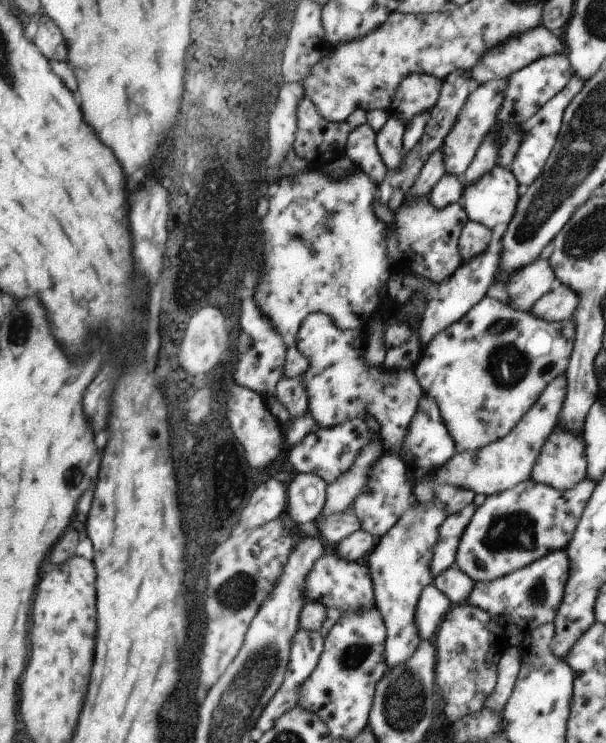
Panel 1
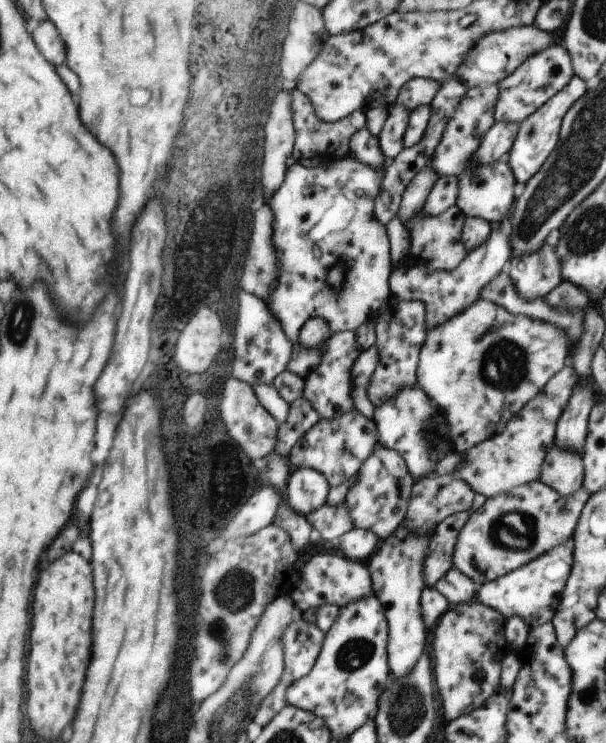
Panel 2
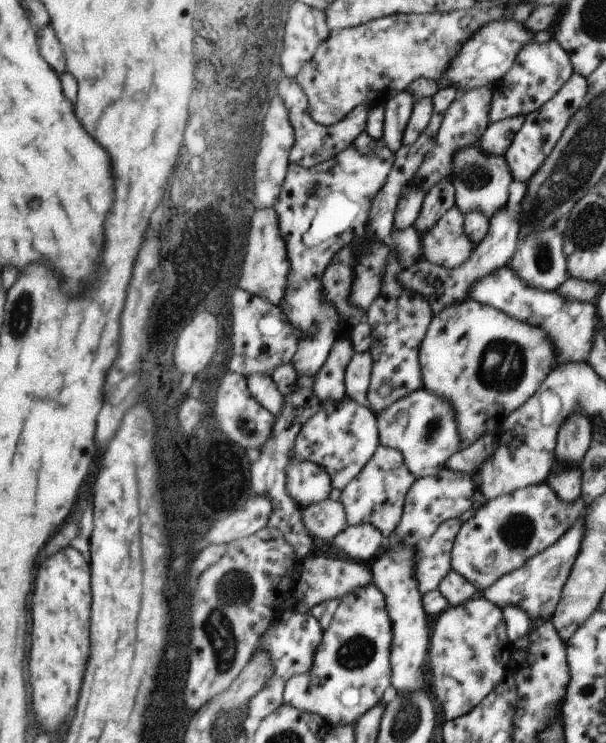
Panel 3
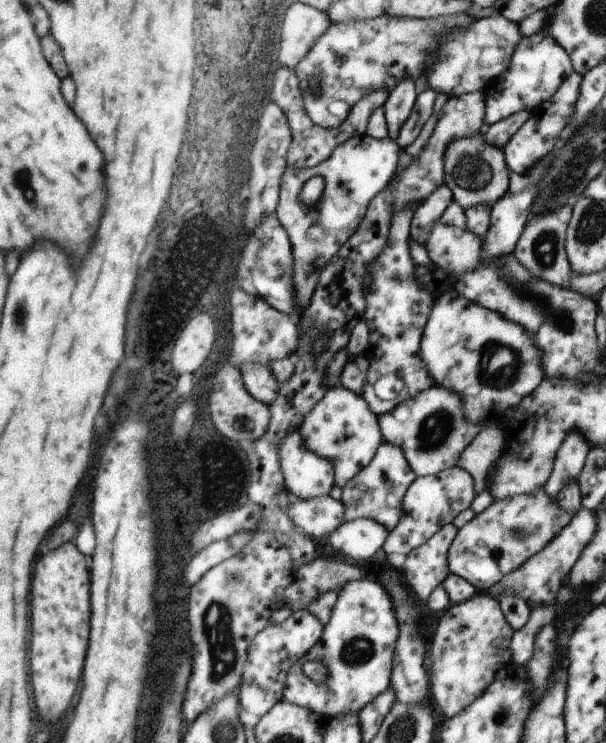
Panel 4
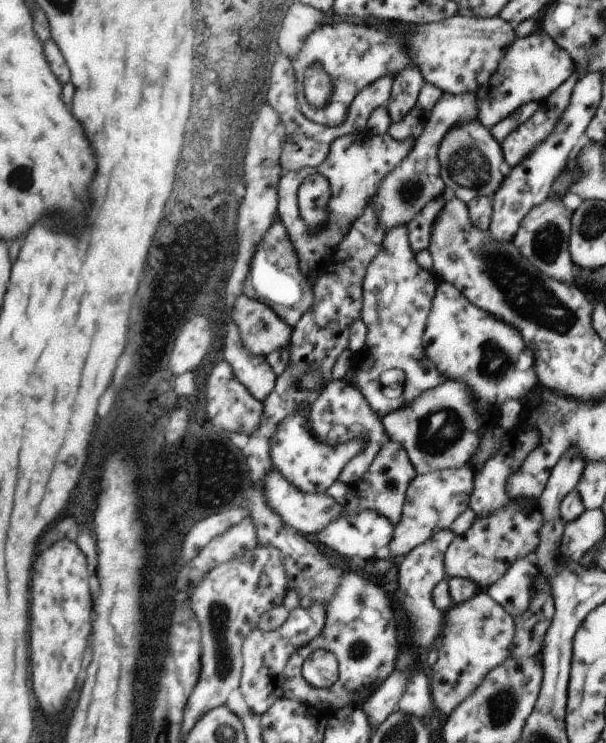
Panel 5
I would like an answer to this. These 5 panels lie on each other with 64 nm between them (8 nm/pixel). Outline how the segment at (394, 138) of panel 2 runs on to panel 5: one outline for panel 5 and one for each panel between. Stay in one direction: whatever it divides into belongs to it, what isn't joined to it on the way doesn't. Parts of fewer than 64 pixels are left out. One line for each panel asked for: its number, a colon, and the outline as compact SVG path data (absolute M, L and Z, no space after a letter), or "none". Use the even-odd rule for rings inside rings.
3: M405 90L389 96L389 100L383 104L383 108L385 108L385 124L383 126L385 128L383 128L381 142L385 142L385 146L389 146L389 150L393 150L393 152L397 152L403 146L401 138L403 138L405 126L409 124L413 106L415 106L413 94L405 92Z
4: M405 78L401 84L393 86L389 92L389 98L385 100L385 120L389 128L389 138L395 140L397 132L405 124L405 120L411 116L417 104L417 96L421 92L421 82L417 78Z
5: M407 64L395 78L393 78L393 86L391 86L391 94L389 94L389 102L387 102L387 112L391 116L391 122L397 122L401 118L405 118L413 106L417 104L419 92L425 86L425 78L423 72L413 66Z

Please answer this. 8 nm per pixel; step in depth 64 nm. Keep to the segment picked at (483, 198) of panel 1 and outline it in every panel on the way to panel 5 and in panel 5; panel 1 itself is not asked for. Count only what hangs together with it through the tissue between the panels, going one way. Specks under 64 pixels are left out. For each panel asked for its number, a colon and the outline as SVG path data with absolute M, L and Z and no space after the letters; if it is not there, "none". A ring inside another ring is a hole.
2: M469 156L467 164L465 164L465 172L461 172L457 176L457 200L455 206L465 214L465 218L483 218L487 220L491 226L499 224L501 218L507 214L509 204L515 202L513 198L513 170L509 168L509 164L505 160L493 162L493 164L477 164L479 158Z
3: M479 144L457 148L457 156L453 156L453 170L447 180L455 188L455 206L463 212L481 212L483 216L491 218L503 204L507 204L507 186L511 182L507 160L503 156L489 156L481 150Z
4: M483 130L473 136L453 140L453 144L449 144L445 148L443 170L445 170L443 184L451 188L453 202L461 204L461 208L465 208L465 210L469 210L477 204L485 204L491 208L491 204L501 200L501 196L505 196L505 192L507 192L505 154L501 148L495 148L485 140Z
5: M477 116L459 122L445 134L437 148L437 158L441 164L439 174L445 182L447 194L463 200L465 204L479 196L491 196L501 186L503 176L499 172L499 164L505 160L501 144L495 144L495 136L485 124L479 122Z

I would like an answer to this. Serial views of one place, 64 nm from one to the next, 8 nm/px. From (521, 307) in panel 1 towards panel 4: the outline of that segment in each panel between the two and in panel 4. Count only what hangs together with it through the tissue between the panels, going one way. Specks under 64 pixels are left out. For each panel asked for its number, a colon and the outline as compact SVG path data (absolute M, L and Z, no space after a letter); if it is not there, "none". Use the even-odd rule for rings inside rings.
2: M543 242L541 248L535 252L527 250L521 256L513 252L503 272L511 276L521 296L533 298L533 300L545 298L563 282L557 246L549 246L547 242Z
3: M555 224L541 232L527 234L523 240L519 240L517 252L509 260L507 268L509 266L513 266L513 270L517 270L517 274L521 274L521 278L525 280L527 286L533 286L539 290L549 290L549 292L559 290L559 286L565 280L569 280L569 276L571 276L567 270L567 258L563 254L563 234L555 232Z
4: M555 212L531 214L527 224L525 224L525 230L521 232L521 238L517 240L517 246L515 246L513 254L533 276L537 276L537 278L541 278L549 284L569 288L569 284L573 282L573 278L577 274L573 274L571 264L569 264L569 260L565 256L565 250L563 250L565 236L567 236L567 224L561 222Z

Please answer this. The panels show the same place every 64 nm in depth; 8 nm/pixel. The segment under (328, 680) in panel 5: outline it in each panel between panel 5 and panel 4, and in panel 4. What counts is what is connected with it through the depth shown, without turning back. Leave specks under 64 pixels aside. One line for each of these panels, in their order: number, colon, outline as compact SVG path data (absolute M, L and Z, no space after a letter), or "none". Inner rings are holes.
4: M297 610L281 624L267 626L259 634L255 634L247 648L247 660L243 664L243 674L241 674L243 680L237 688L241 708L253 716L259 718L265 716L277 702L283 700L283 688L287 686L287 672L301 658L305 660L301 668L303 674L315 684L325 684L327 678L331 678L327 664L323 660L309 658L309 650L313 648L313 644L319 642L321 634L323 634L323 622L307 610Z

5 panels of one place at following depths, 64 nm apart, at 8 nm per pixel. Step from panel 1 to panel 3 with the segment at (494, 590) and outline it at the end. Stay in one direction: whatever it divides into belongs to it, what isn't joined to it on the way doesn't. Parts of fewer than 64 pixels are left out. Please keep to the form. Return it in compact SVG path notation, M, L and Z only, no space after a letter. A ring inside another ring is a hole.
M583 514L575 520L575 524L557 542L553 542L541 554L527 560L515 572L509 572L503 578L499 578L491 588L485 588L479 596L497 604L501 610L505 606L521 606L529 614L531 622L533 620L543 622L543 618L551 618L555 612L555 606L561 598L561 590L563 590L565 582L569 580L569 572L579 554L581 540L585 540L585 516Z

